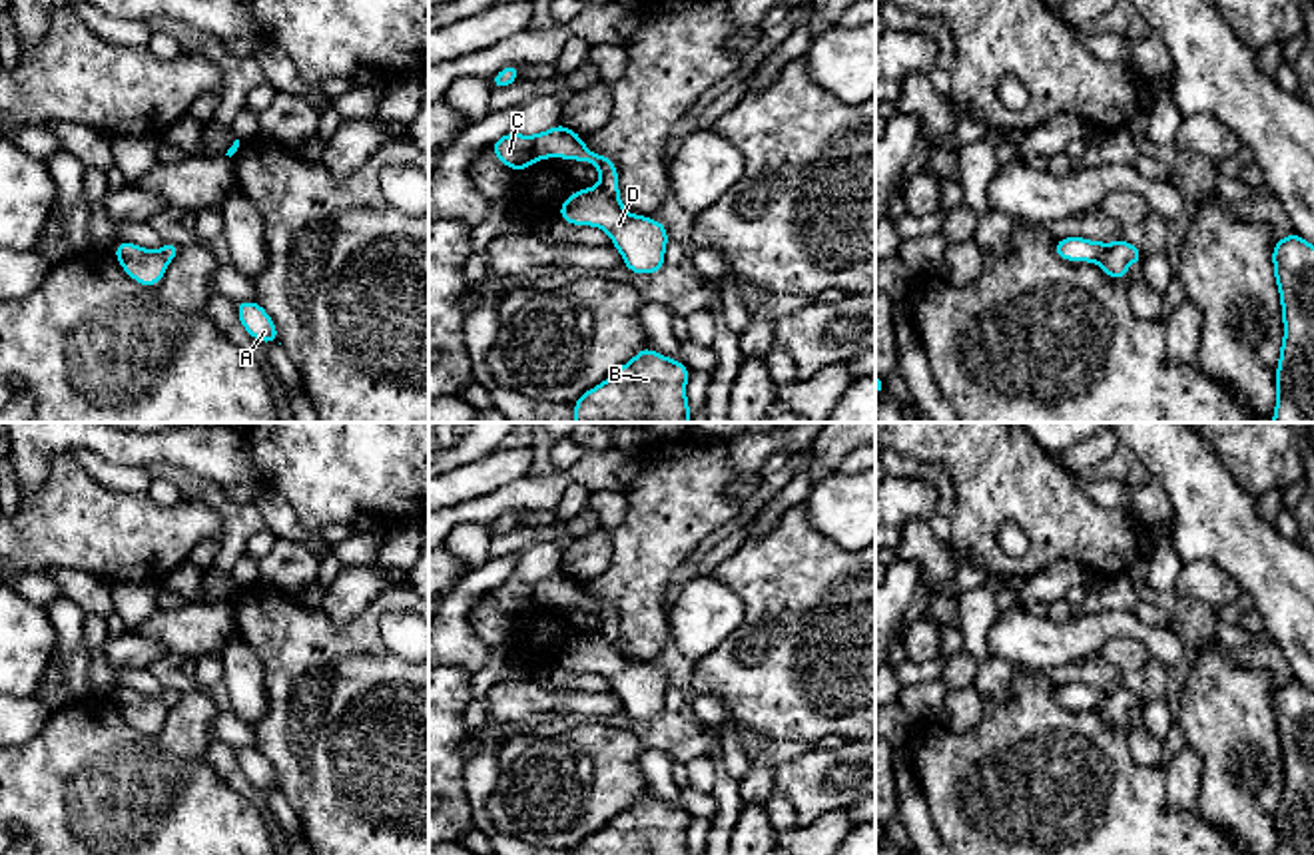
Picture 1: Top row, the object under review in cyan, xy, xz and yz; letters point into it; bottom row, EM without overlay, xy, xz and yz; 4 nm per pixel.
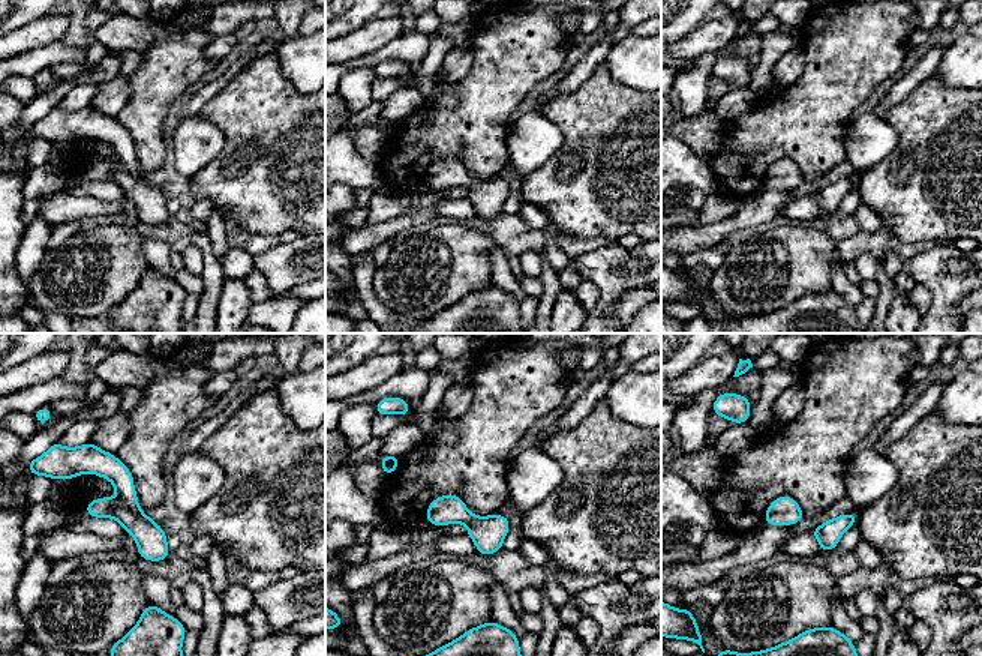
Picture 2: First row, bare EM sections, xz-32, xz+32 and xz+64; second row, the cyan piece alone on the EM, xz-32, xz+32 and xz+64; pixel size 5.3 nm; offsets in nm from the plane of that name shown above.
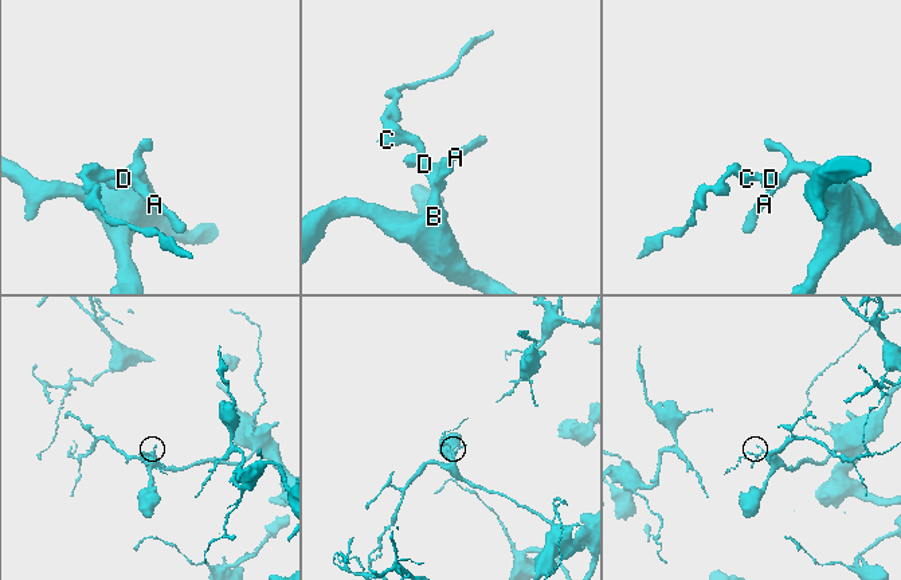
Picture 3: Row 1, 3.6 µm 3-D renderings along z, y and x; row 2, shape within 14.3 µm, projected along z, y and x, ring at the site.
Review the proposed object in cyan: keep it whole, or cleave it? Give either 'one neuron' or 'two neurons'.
two neurons

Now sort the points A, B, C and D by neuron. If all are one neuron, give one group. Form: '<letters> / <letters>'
A B D / C

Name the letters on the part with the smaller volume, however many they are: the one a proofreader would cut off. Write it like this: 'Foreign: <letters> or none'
Foreign: C

